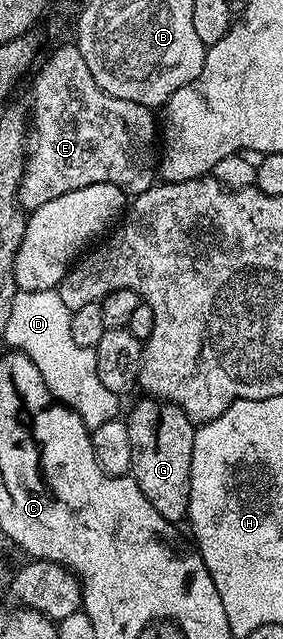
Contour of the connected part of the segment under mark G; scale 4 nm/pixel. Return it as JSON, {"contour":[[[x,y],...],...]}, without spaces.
{"contour":[[[149,395],[141,398],[130,409],[130,417],[125,418],[128,427],[128,439],[132,439],[132,463],[130,464],[129,476],[134,478],[134,482],[144,491],[144,499],[164,515],[164,519],[171,523],[185,522],[186,512],[190,502],[190,472],[192,471],[192,447],[194,446],[194,430],[196,428],[193,421],[188,419],[188,415],[178,405],[173,405],[170,401],[159,401],[157,397]]]}

